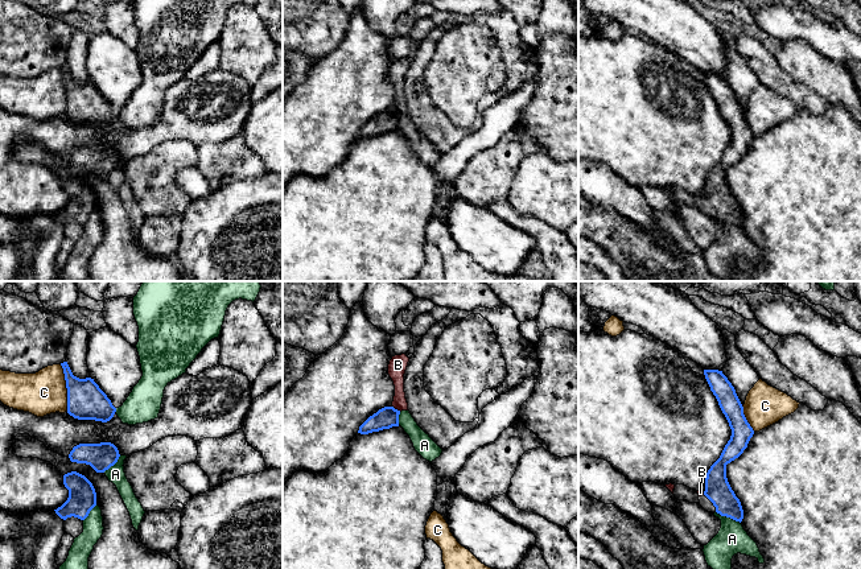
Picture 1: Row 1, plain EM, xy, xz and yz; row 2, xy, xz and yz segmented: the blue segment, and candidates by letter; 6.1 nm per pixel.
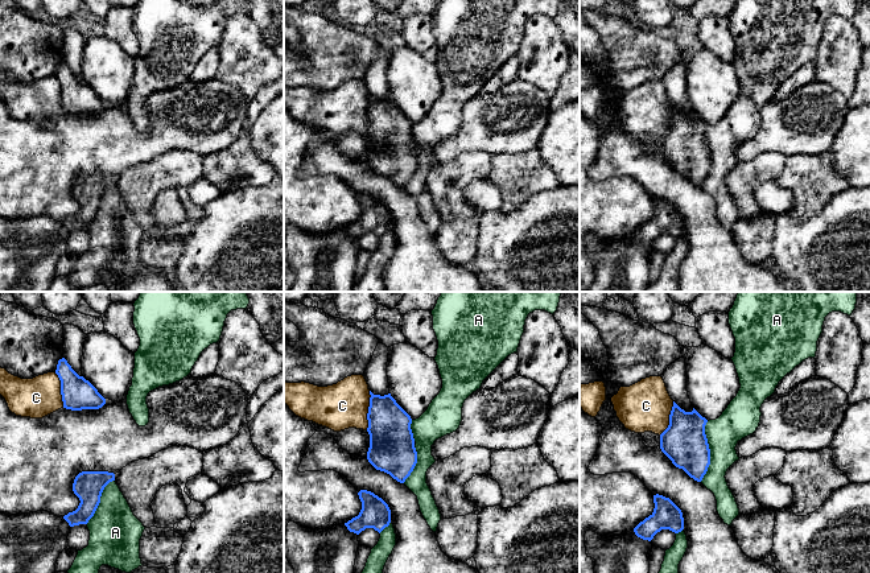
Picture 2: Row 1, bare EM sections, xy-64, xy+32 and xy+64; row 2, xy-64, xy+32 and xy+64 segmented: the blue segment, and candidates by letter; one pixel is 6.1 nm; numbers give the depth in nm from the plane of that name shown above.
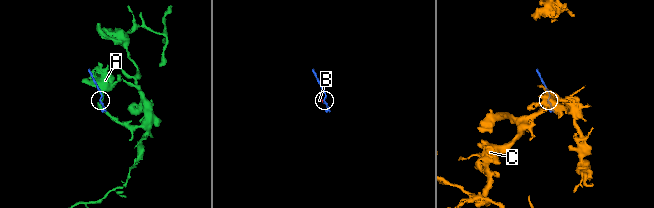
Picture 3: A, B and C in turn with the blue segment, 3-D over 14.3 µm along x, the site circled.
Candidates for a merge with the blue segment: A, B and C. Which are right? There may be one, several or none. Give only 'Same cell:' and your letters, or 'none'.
Same cell: B

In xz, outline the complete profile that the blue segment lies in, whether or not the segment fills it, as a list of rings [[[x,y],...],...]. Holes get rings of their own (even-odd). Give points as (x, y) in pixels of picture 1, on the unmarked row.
[[[415,50],[409,51],[405,58],[395,59],[388,69],[388,79],[395,90],[395,100],[391,111],[384,111],[370,120],[361,131],[358,137],[368,139],[392,131],[399,131],[399,119],[401,115],[408,115],[408,107],[404,96],[404,78],[409,62],[415,57]]]

